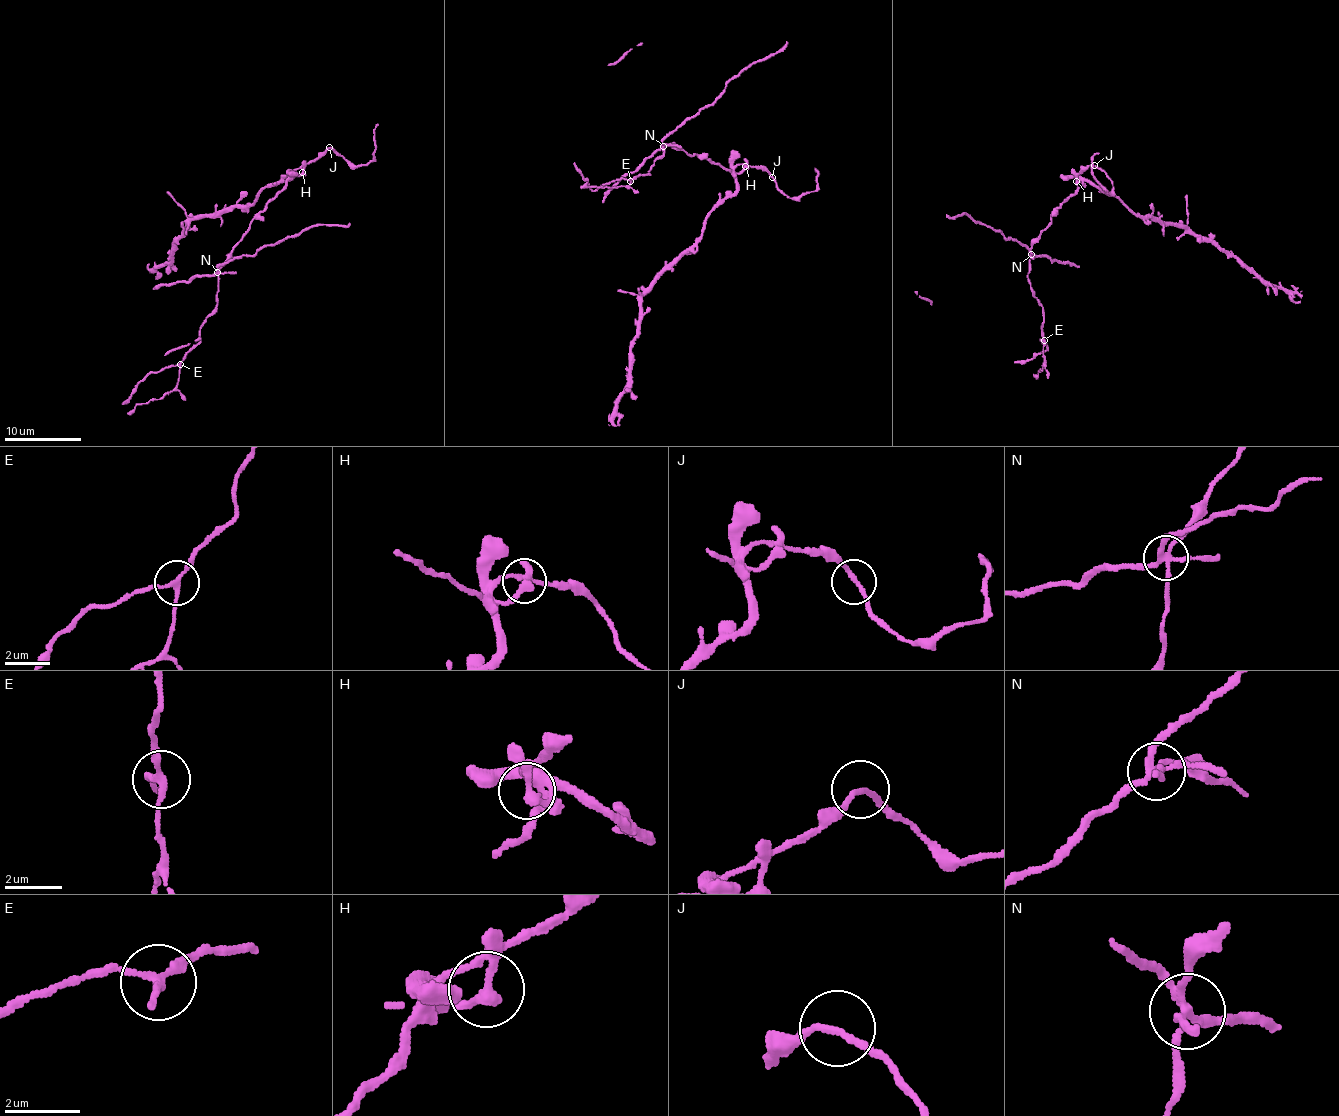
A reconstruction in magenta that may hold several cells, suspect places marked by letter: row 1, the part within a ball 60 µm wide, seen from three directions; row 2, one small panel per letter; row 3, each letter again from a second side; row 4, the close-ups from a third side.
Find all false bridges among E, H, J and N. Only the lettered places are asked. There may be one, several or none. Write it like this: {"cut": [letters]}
{"cut": ["E", "N"]}

